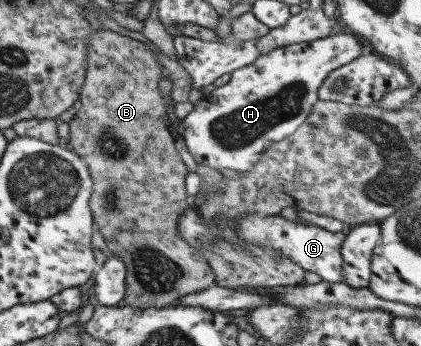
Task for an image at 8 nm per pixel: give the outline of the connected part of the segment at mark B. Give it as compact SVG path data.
M110 29L97 30L90 37L88 67L82 89L80 90L81 106L79 106L79 109L76 110L73 118L68 122L70 126L68 140L71 149L86 162L93 180L90 208L95 228L103 235L103 239L105 239L105 243L107 243L112 254L117 258L120 258L123 261L123 264L125 264L125 267L127 267L126 293L124 294L123 300L117 304L118 307L127 305L142 309L149 307L157 307L160 309L167 306L175 306L175 304L178 304L178 300L182 299L182 296L205 290L214 285L216 280L215 274L213 274L206 256L198 249L189 245L187 241L181 237L181 233L179 233L179 218L183 216L185 210L191 208L189 204L187 204L188 193L185 189L185 178L188 170L185 163L183 163L183 159L181 159L181 155L179 155L175 149L174 140L176 134L174 133L172 122L167 116L166 106L159 92L158 82L160 81L160 78L162 78L161 67L159 61L157 61L151 48L147 44L131 39L131 37L115 33Z

